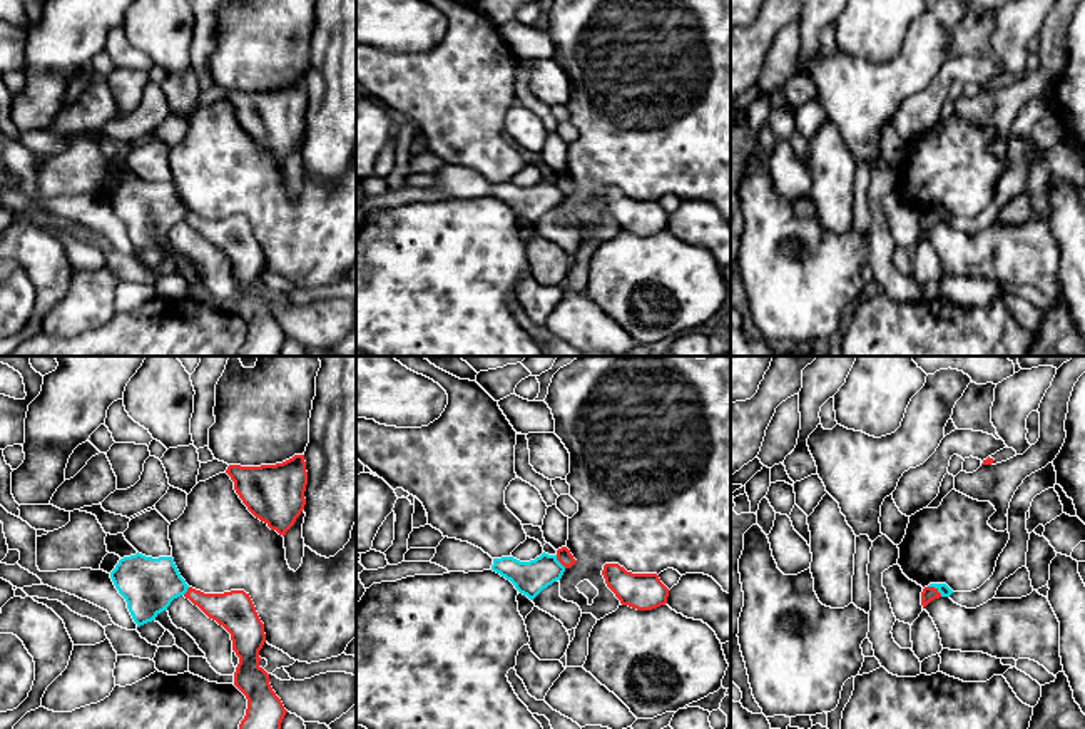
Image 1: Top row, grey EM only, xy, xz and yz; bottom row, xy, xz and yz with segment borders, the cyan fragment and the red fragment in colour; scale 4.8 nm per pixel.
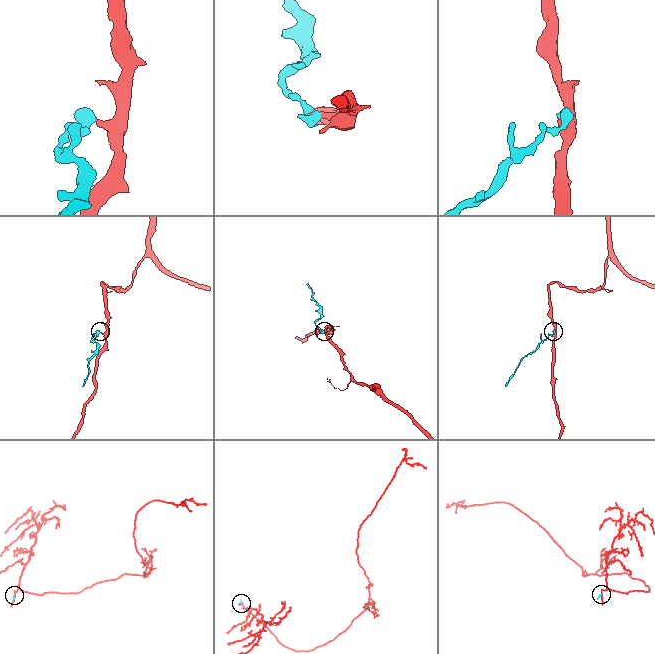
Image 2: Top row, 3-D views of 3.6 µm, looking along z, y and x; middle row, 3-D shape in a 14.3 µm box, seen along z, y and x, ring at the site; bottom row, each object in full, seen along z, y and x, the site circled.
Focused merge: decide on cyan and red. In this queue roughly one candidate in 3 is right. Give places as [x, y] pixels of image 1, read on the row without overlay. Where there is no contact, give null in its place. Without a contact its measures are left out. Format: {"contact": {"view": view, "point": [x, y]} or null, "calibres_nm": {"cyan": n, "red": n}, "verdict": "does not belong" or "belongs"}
{"contact": {"view": "yz", "point": [935, 213]}, "calibres_nm": {"cyan": 60, "red": 70}, "verdict": "does not belong"}

